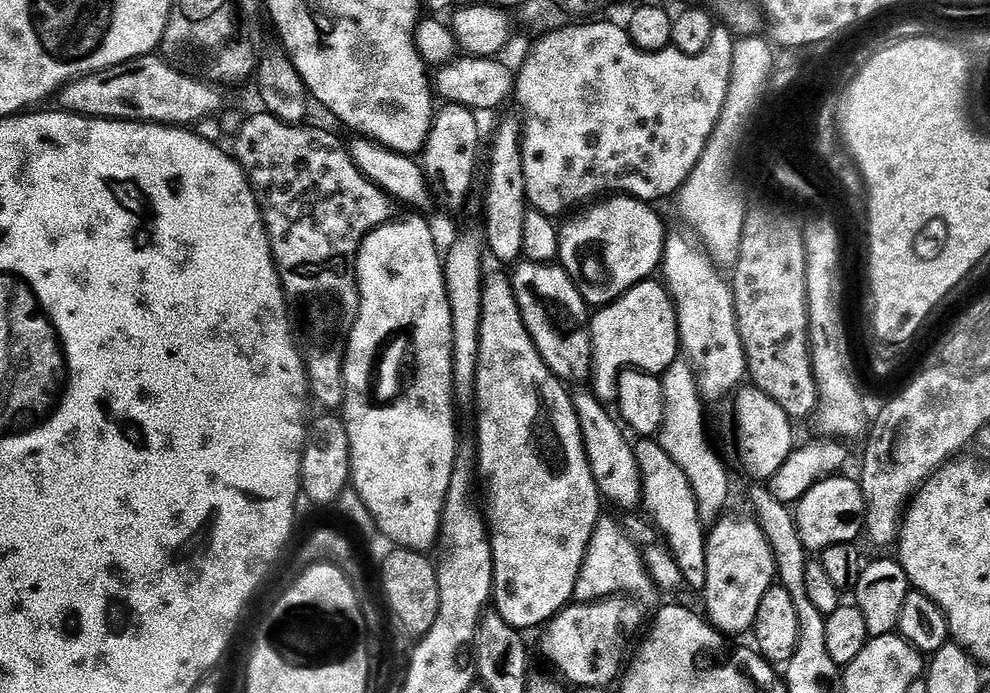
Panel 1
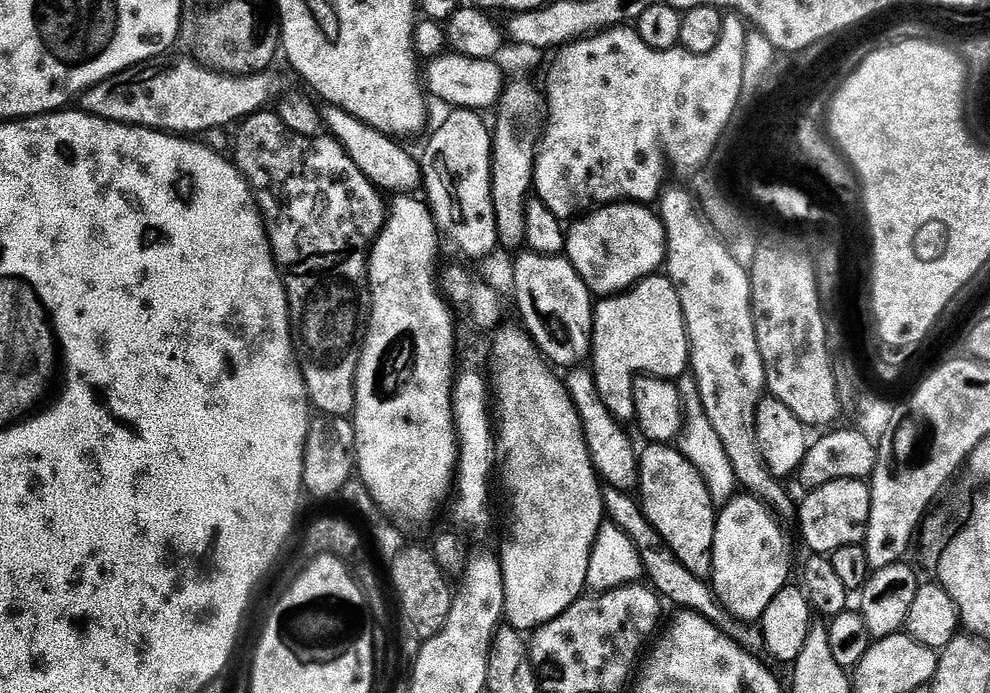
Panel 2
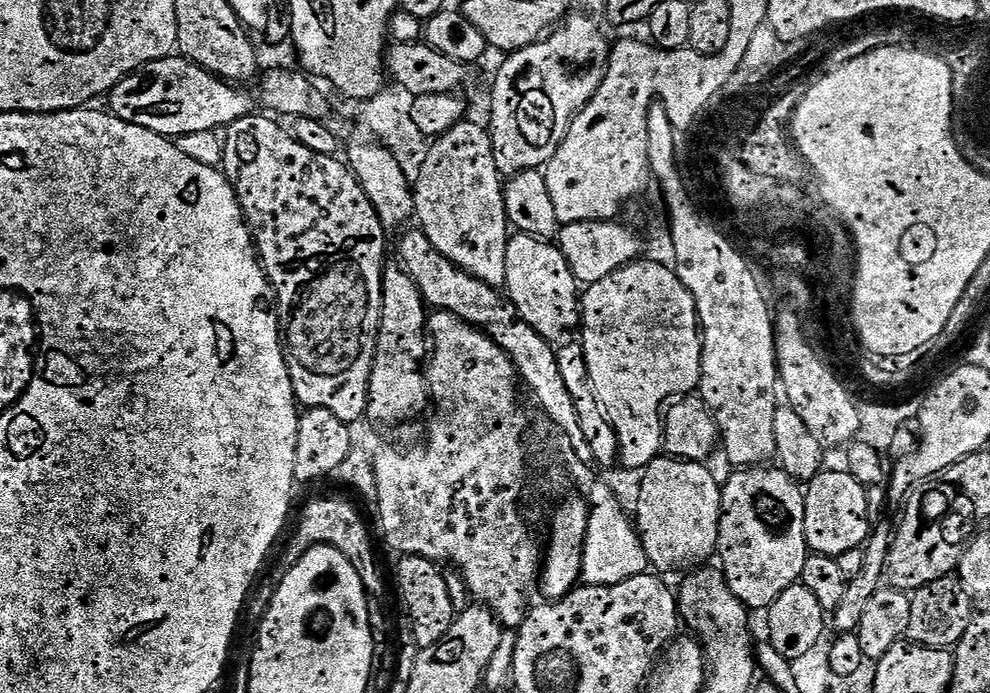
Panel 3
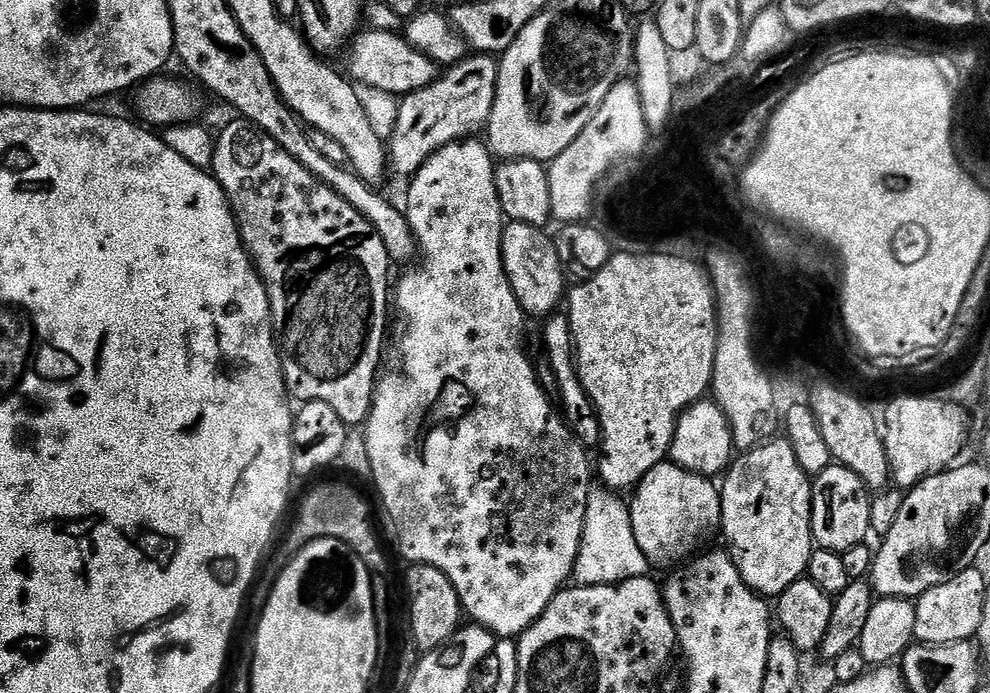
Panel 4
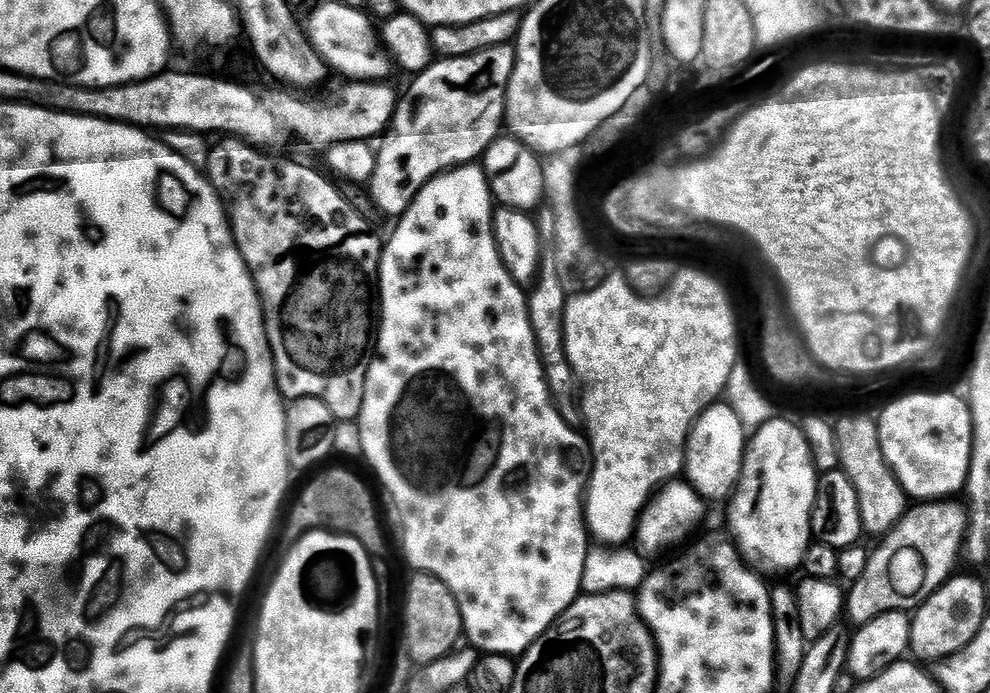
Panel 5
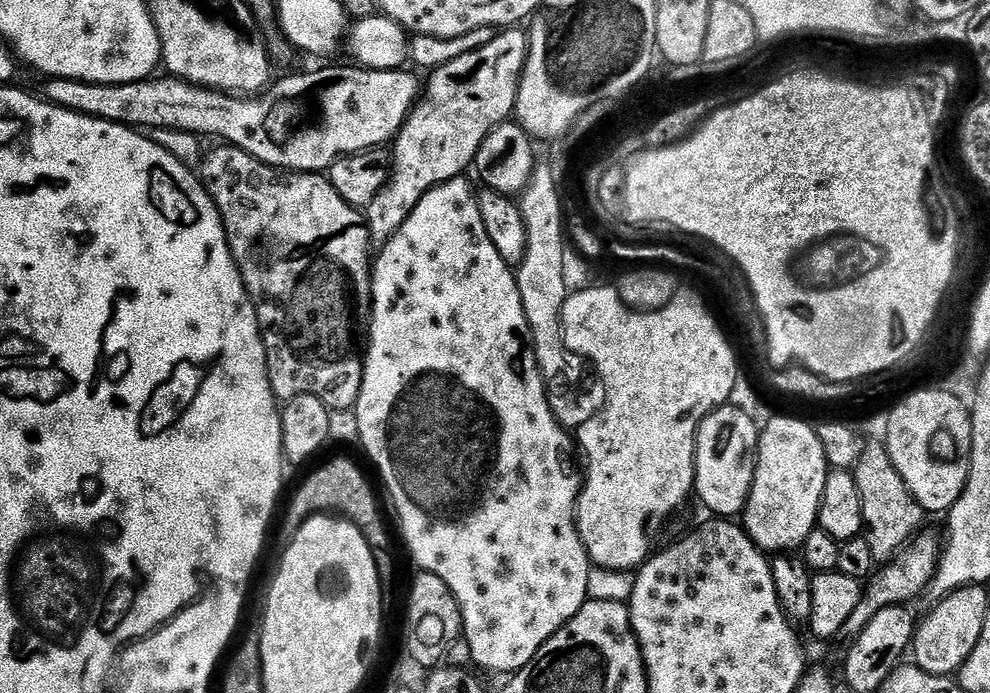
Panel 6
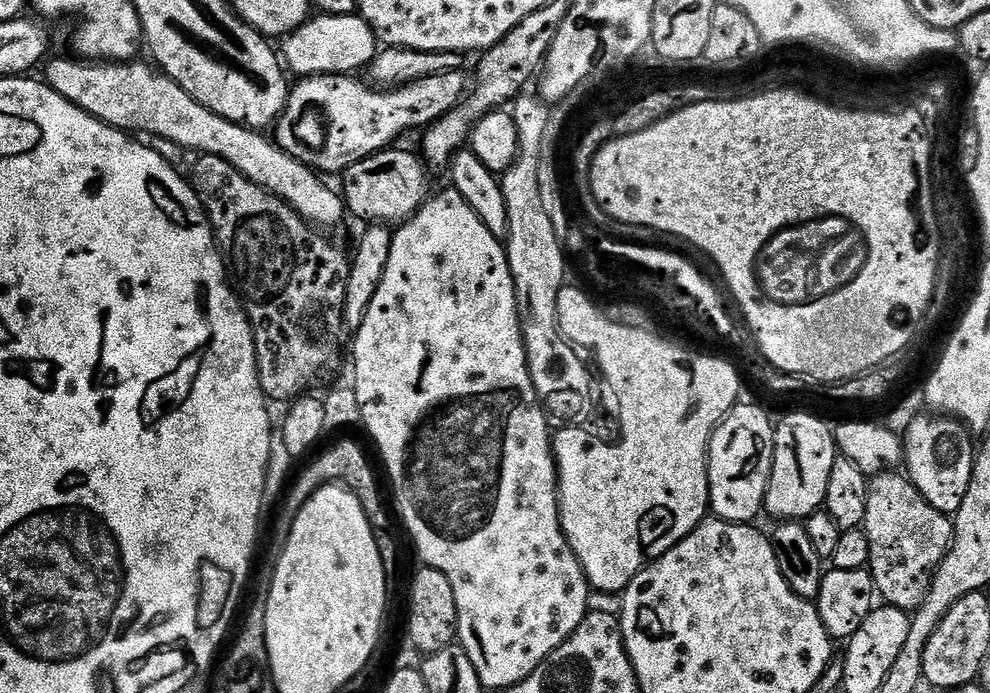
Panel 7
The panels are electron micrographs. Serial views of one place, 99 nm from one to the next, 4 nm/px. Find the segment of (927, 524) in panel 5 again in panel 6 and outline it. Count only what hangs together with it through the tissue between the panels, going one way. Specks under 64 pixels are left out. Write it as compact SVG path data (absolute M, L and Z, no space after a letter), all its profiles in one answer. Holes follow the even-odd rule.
M927 532L917 535L894 559L885 563L870 579L865 587L864 599L860 600L857 609L850 614L849 621L842 626L833 641L832 658L836 665L842 666L853 649L854 642L862 634L874 615L884 608L897 607L908 604L916 596L922 596L939 567L942 542L934 534Z

